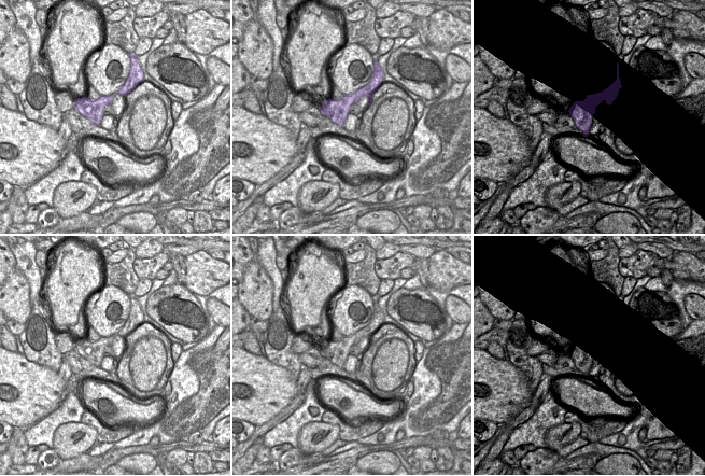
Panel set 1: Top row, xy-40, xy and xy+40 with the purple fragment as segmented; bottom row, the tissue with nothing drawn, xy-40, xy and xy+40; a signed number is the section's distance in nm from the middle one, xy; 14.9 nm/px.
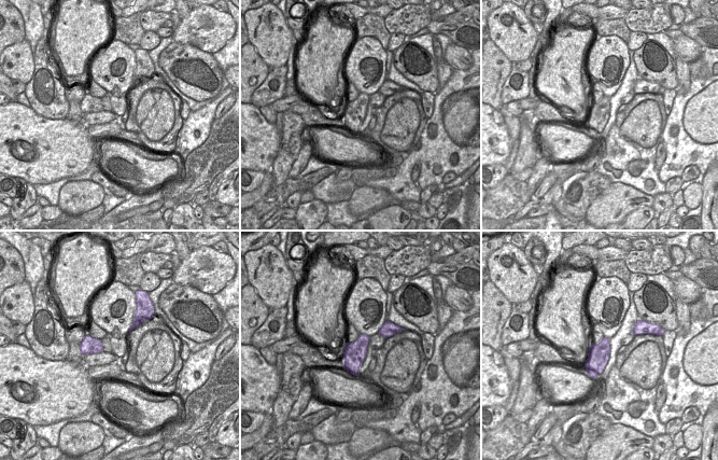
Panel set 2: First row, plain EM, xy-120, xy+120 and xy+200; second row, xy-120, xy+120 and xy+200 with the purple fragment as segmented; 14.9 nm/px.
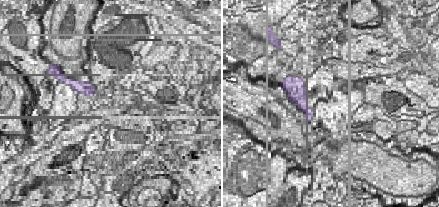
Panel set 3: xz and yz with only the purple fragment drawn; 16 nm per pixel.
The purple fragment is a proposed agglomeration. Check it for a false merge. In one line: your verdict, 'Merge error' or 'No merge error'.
Merge error.

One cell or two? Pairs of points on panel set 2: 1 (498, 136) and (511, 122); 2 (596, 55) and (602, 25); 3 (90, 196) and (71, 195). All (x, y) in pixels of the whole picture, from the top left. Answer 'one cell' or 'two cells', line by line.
1: two cells
2: two cells
3: one cell

